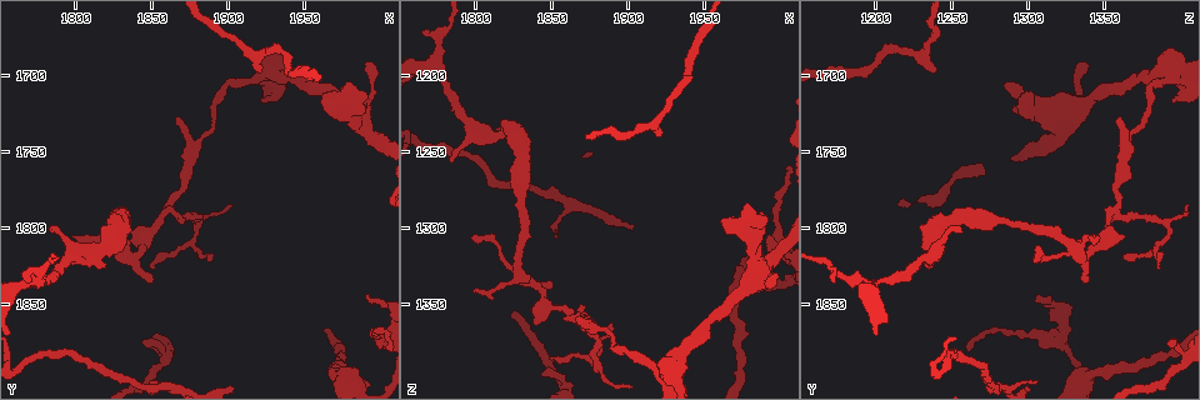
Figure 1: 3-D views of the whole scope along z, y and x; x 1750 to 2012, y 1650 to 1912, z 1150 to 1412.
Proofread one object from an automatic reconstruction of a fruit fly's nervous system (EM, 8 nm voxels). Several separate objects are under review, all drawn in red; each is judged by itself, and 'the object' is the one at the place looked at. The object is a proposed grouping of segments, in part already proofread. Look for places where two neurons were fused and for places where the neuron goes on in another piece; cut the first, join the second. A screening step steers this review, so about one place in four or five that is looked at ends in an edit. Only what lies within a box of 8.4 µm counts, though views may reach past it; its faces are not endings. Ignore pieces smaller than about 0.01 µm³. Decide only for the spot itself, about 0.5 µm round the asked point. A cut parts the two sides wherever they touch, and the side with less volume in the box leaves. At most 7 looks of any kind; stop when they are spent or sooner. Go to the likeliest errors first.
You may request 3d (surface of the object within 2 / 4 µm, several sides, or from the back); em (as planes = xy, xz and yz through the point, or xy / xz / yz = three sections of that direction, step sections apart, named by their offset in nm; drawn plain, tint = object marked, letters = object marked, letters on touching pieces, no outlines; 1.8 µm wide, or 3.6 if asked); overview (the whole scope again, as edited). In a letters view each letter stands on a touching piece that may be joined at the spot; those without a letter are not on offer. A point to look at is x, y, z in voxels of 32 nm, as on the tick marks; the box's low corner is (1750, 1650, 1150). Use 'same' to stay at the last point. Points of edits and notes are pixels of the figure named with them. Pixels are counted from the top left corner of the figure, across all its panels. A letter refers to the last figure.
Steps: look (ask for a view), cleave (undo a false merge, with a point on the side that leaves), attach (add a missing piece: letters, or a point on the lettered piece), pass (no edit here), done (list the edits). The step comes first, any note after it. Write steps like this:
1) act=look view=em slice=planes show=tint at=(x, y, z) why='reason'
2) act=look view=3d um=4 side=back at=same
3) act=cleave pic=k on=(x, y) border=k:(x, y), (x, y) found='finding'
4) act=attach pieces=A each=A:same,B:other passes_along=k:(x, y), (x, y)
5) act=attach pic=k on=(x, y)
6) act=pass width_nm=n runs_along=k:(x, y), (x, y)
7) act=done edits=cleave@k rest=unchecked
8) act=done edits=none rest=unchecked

act=look view=3d um=4 side=back at=(1990, 1844, 1304) why='branch stops here'

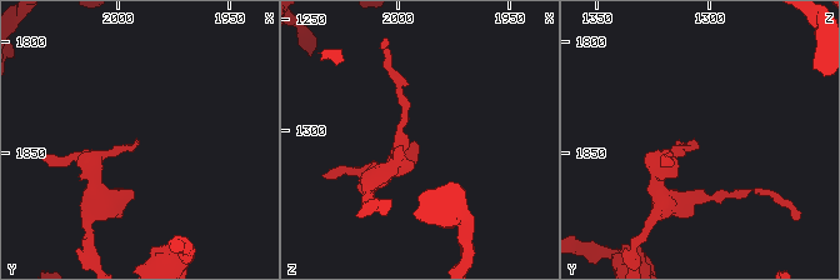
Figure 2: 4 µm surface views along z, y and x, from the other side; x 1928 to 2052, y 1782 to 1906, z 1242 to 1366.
act=look view=em slice=planes show=letters at=(1991, 1844, 1305) why='need the tissue'

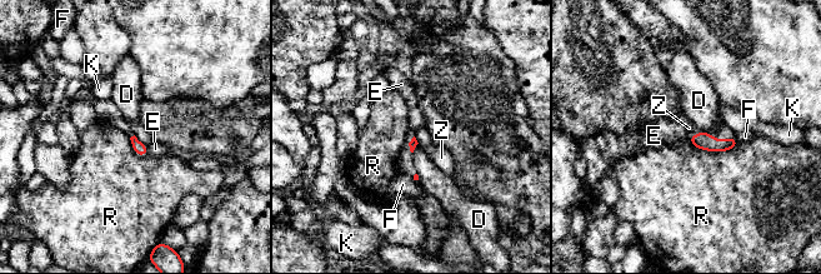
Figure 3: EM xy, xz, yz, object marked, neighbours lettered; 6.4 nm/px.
act=pass longest_contact=R:340nm each=D:other,E:other,F:other,K:other,R:other,Z:other border=3:(687, 136), (710, 150), (739, 144) found='none of them fits'

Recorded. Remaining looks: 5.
act=look view=3d um=4 at=(1922, 1716, 1396) why='an open end'

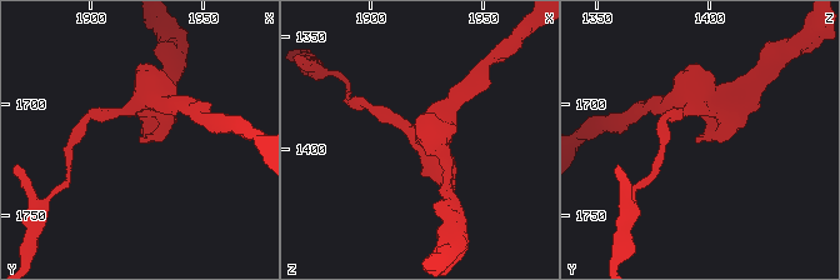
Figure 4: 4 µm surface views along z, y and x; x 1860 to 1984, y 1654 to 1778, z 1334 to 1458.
act=look view=em slice=xz step=16 show=plain at=(1922, 1716, 1395) why='need the tissue'

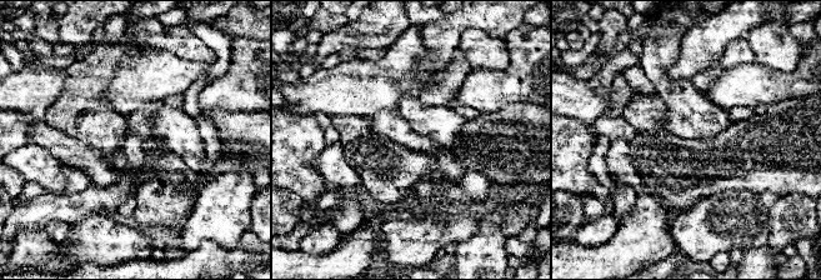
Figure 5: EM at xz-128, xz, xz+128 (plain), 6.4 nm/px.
act=look view=em slice=xz step=16 show=letters at=same

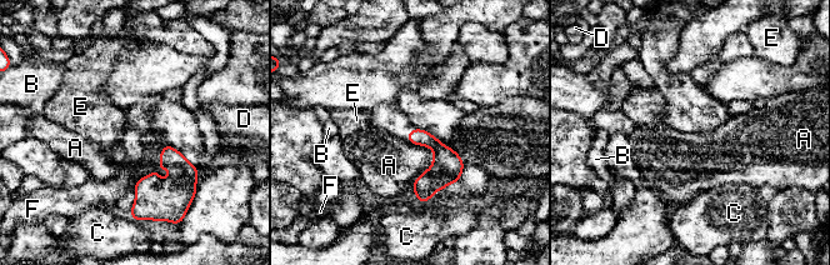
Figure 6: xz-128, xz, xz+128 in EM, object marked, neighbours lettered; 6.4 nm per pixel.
act=pass longest_contact=A:320nm each=A:other,B:other,C:other,D:other,E:other,F:other border=6:(406, 141), (433, 150), (411, 190) found='no lettered piece goes on from it'

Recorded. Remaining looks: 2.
act=look view=em slice=planes show=letters at=(1974, 1882, 1392) why='a narrow waist'

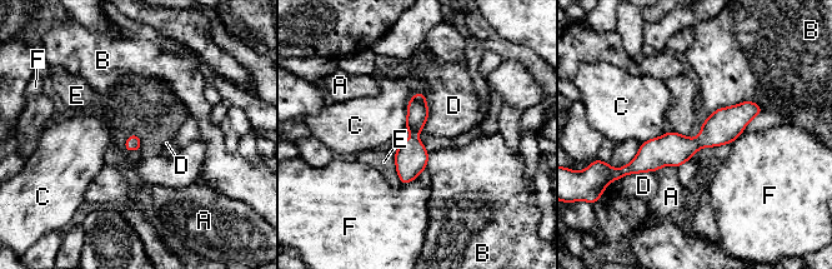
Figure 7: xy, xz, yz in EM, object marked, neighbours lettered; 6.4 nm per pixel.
act=pass each=A:other,B:other,C:other,D:other,E:other,F:other runs_along=7:(757, 109), (628, 168) found='all the same neuron'

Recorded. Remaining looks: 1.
act=done edits=none rest=unchecked

